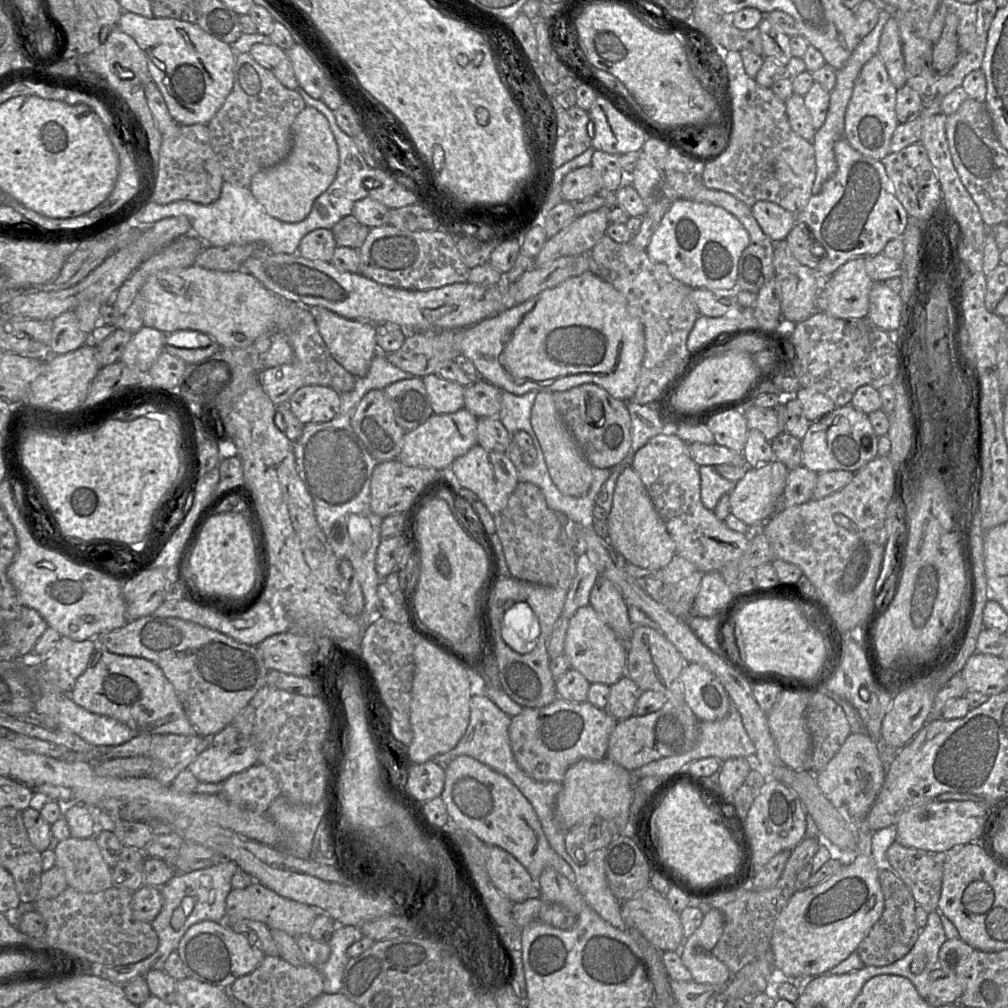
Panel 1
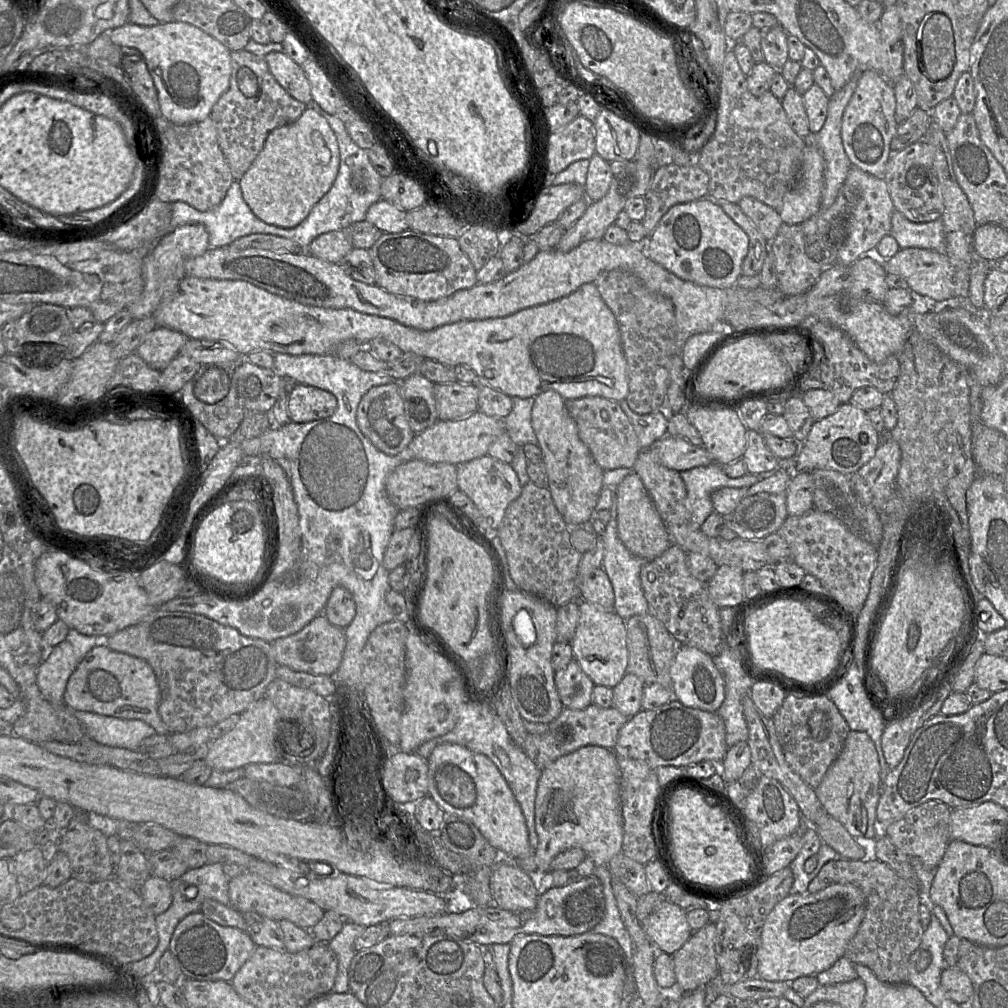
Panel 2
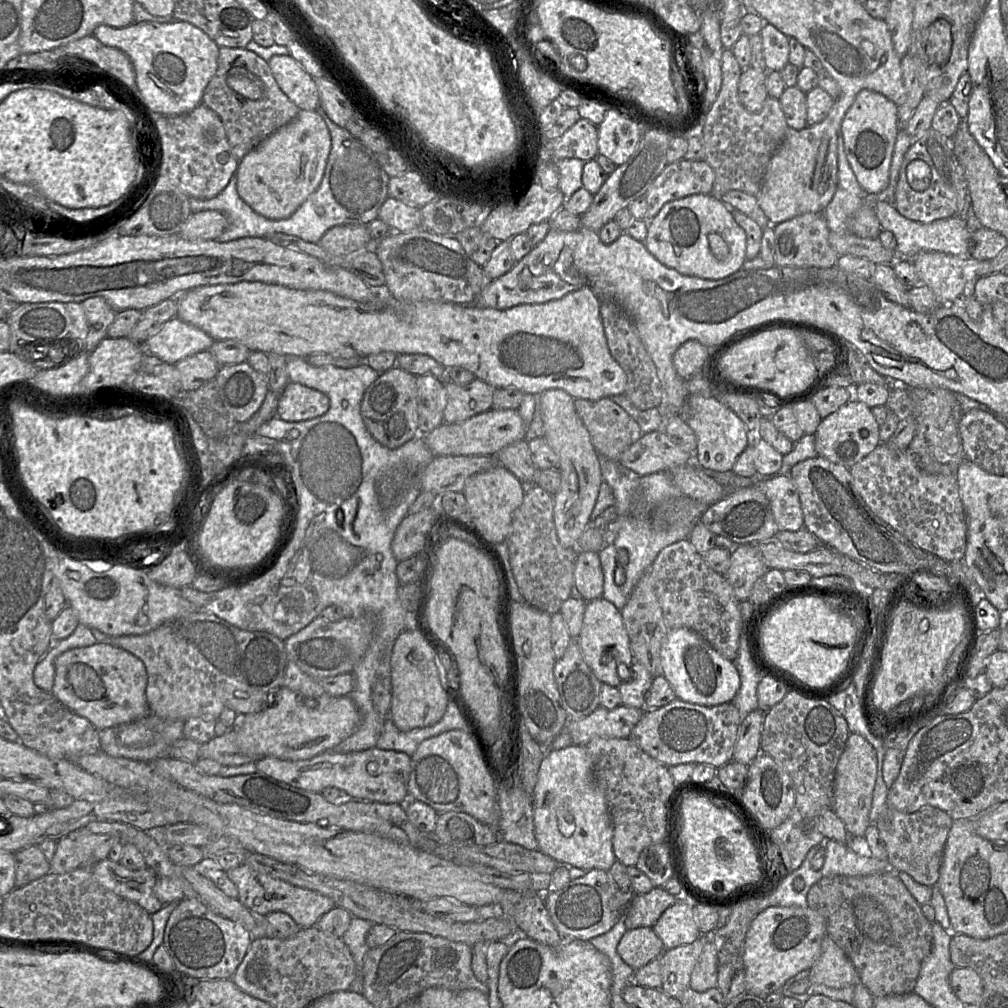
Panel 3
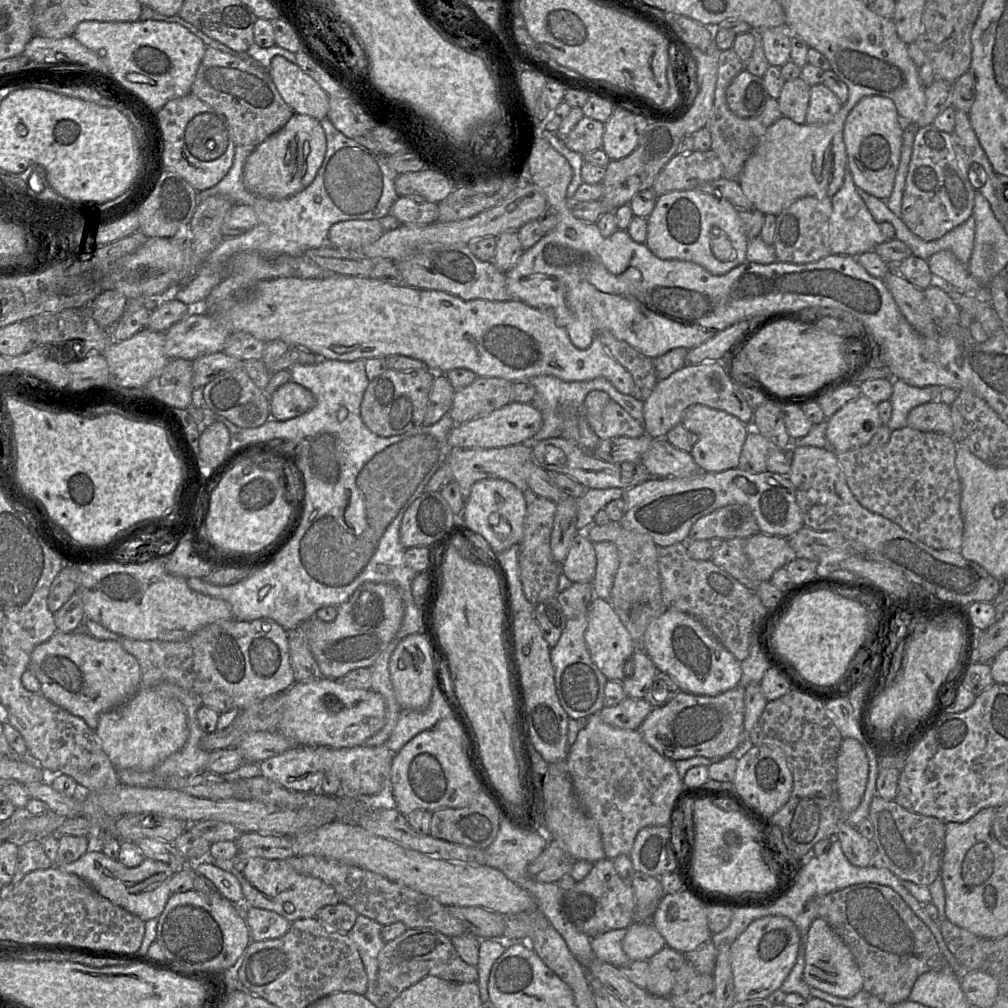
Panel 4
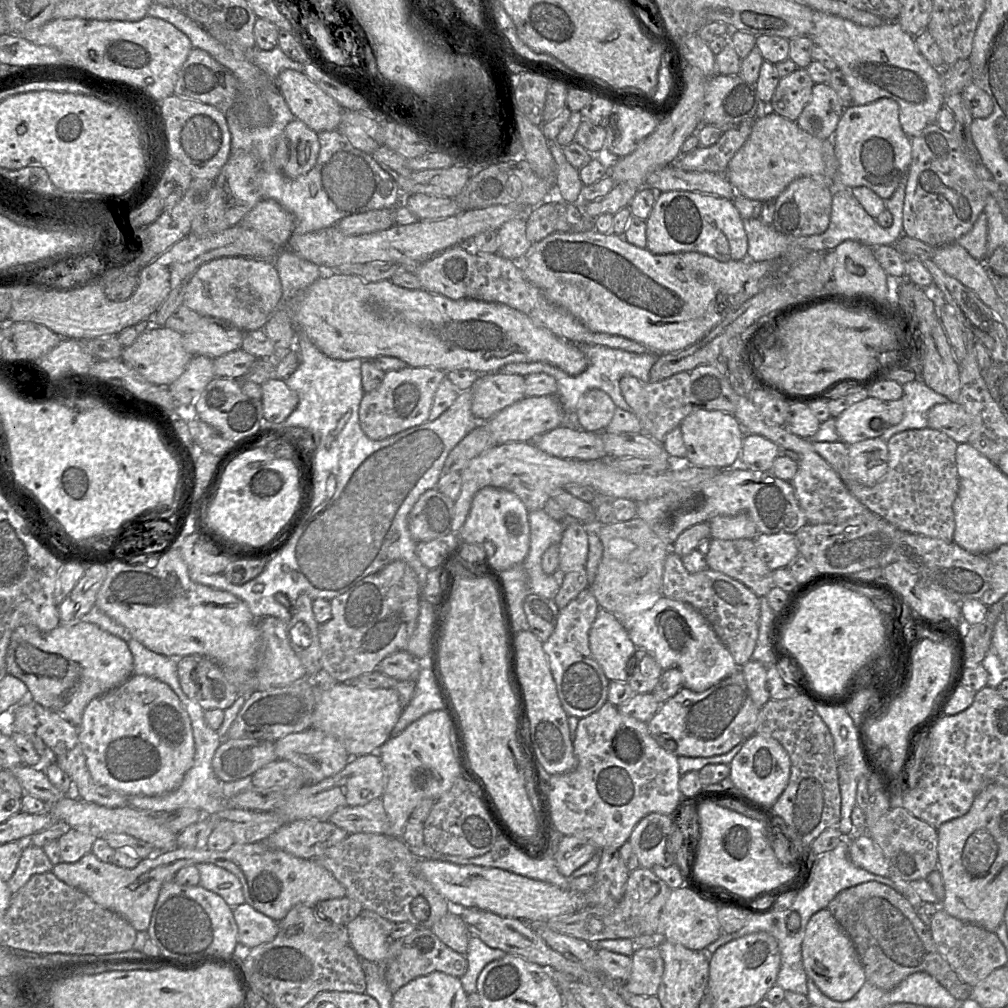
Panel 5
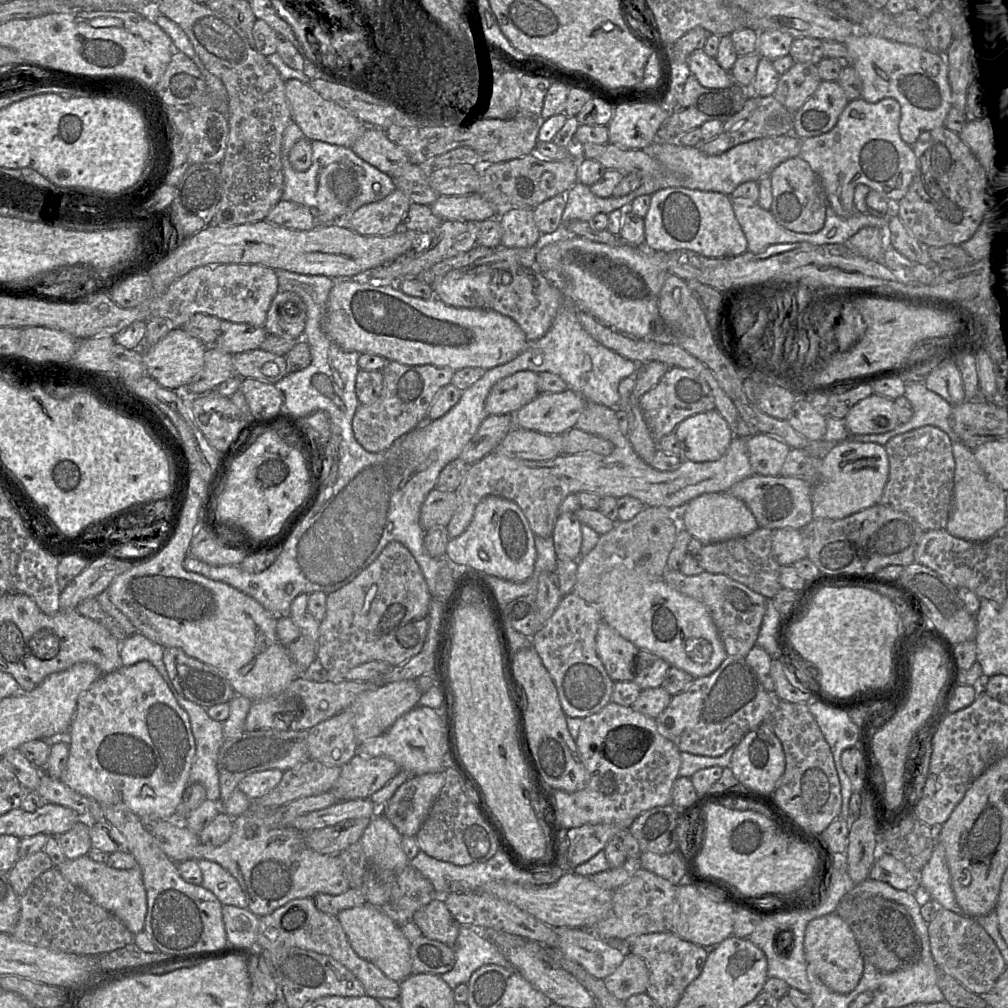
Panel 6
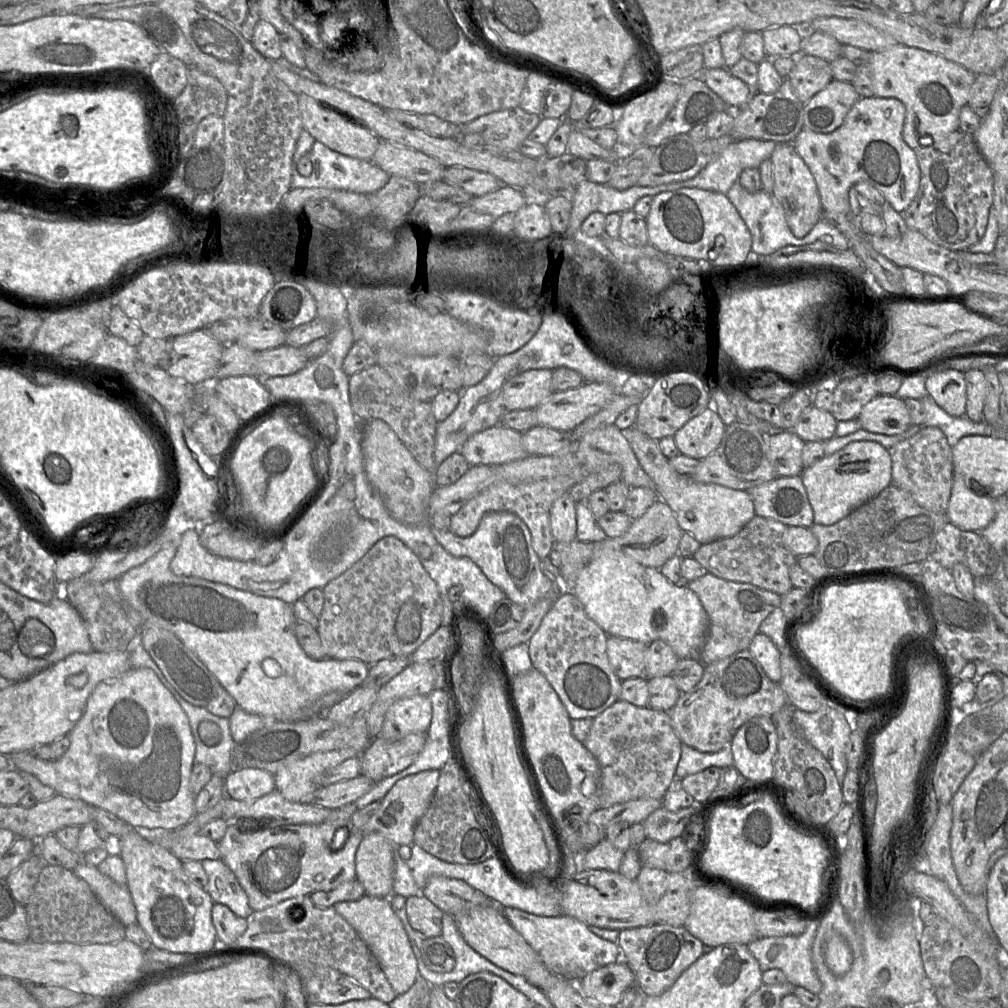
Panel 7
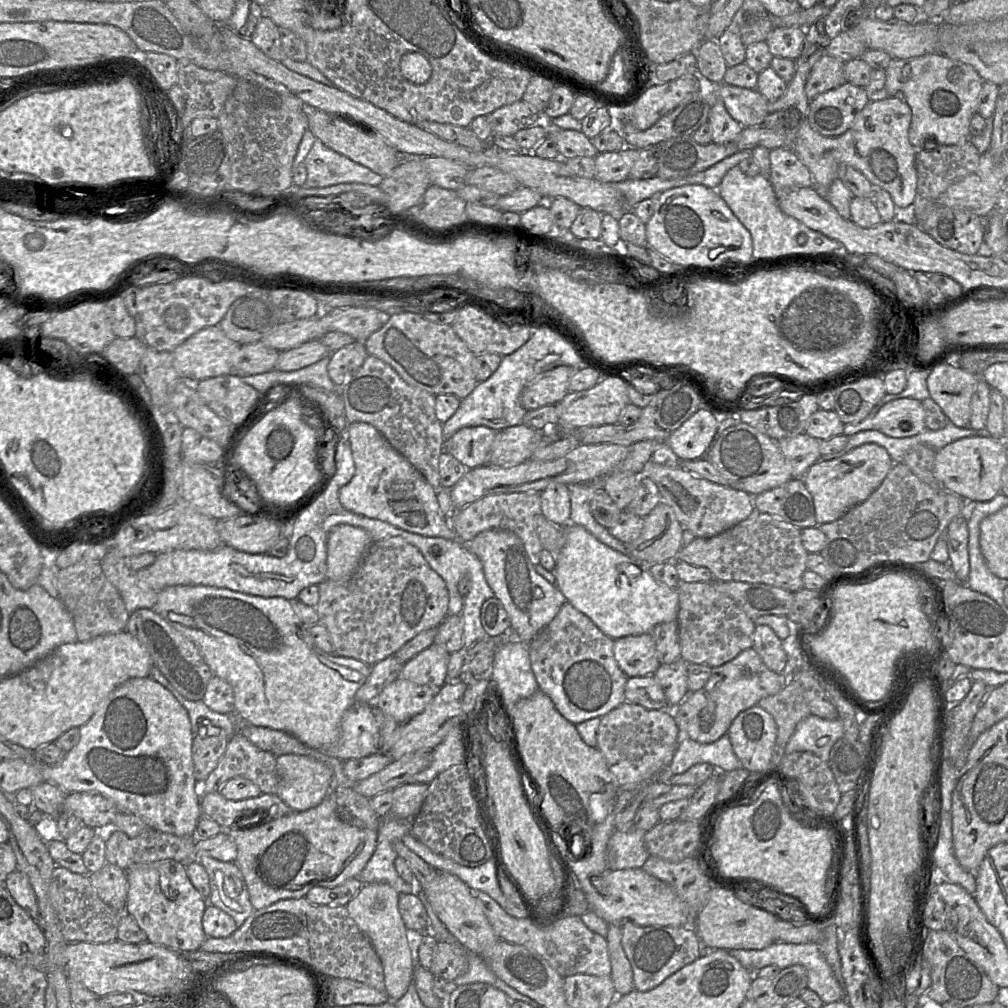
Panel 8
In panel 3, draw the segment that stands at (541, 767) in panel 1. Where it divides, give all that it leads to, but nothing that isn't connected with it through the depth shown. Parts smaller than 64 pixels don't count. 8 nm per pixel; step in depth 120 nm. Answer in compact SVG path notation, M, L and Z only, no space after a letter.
M619 705L614 709L599 706L588 716L569 719L568 728L573 745L585 745L595 737L628 738L634 726L640 720L644 709Z

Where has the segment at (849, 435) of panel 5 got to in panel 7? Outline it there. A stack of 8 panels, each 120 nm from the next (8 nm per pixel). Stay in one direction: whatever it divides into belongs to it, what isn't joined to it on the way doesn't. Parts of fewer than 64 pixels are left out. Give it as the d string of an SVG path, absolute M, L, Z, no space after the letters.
M878 394L864 405L857 418L862 429L883 435L903 433L912 425L905 401L886 394Z

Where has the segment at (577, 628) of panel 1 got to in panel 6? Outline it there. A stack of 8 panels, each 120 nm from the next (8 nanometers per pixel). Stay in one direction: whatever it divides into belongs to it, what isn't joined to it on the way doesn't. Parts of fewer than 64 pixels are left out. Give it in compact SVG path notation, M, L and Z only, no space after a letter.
M603 620L598 625L596 650L608 676L614 682L633 681L640 649Z

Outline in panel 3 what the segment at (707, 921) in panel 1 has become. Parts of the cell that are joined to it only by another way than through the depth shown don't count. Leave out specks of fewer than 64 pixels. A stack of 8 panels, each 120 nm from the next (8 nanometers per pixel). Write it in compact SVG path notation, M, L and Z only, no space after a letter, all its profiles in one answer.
M714 930L701 934L691 944L666 949L660 956L662 986L661 990L679 1000L682 993L690 987L692 970L709 940L713 941Z

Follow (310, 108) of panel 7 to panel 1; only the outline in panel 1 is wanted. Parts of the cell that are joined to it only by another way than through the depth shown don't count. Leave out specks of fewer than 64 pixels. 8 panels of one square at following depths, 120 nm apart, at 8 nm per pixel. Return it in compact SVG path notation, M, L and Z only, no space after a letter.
M256 43L249 51L250 55L263 67L270 70L288 89L298 87L292 63L286 51L275 44Z

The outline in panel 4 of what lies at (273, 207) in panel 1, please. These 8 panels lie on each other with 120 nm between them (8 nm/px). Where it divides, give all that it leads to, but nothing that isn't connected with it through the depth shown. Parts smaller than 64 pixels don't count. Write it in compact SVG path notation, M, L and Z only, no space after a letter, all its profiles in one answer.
M294 113L279 131L272 134L246 159L243 183L252 194L282 199L307 188L315 179L326 153L326 136L320 121Z

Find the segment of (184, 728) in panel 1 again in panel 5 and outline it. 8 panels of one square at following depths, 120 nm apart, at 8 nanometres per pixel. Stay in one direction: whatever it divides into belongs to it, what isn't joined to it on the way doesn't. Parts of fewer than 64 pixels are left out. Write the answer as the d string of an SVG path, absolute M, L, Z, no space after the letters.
M81 620L76 624L59 624L48 632L31 624L17 627L10 637L5 664L6 673L26 684L34 702L61 714L76 727L81 725L83 712L94 698L116 688L134 674L133 656L127 642Z

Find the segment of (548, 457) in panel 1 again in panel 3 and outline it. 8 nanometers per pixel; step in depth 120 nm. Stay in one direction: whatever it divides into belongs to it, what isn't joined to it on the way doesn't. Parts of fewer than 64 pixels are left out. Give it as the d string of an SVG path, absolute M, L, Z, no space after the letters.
M560 389L541 393L541 418L544 438L559 458L558 470L561 485L554 495L554 523L560 543L564 547L577 547L577 542L587 528L603 482L599 454L595 450L587 429L578 416L574 398Z

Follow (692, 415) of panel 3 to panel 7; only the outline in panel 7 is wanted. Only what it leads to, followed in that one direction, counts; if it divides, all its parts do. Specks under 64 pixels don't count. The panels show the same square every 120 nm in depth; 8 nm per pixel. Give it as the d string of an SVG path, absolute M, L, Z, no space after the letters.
M707 407L680 428L673 438L680 454L703 460L717 449L725 428L713 407Z

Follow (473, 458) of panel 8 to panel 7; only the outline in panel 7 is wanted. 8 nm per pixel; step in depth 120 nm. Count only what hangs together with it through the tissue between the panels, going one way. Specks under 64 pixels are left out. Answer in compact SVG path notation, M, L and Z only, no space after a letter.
M500 424L472 435L462 445L459 453L465 457L470 466L504 464L528 456L522 445L522 433Z

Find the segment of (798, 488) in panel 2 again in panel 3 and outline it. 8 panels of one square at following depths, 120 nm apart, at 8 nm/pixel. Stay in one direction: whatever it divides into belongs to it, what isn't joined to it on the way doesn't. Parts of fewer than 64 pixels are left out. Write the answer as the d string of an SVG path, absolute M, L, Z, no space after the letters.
M776 474L754 484L765 493L778 531L804 528L804 516L798 490L788 474Z

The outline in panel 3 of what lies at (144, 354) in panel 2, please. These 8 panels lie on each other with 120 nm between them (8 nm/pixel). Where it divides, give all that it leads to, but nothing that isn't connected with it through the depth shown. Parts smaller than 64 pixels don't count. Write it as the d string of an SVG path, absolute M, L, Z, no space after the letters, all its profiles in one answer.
M178 317L167 321L145 343L144 350L169 364L208 350L214 339L203 330Z

